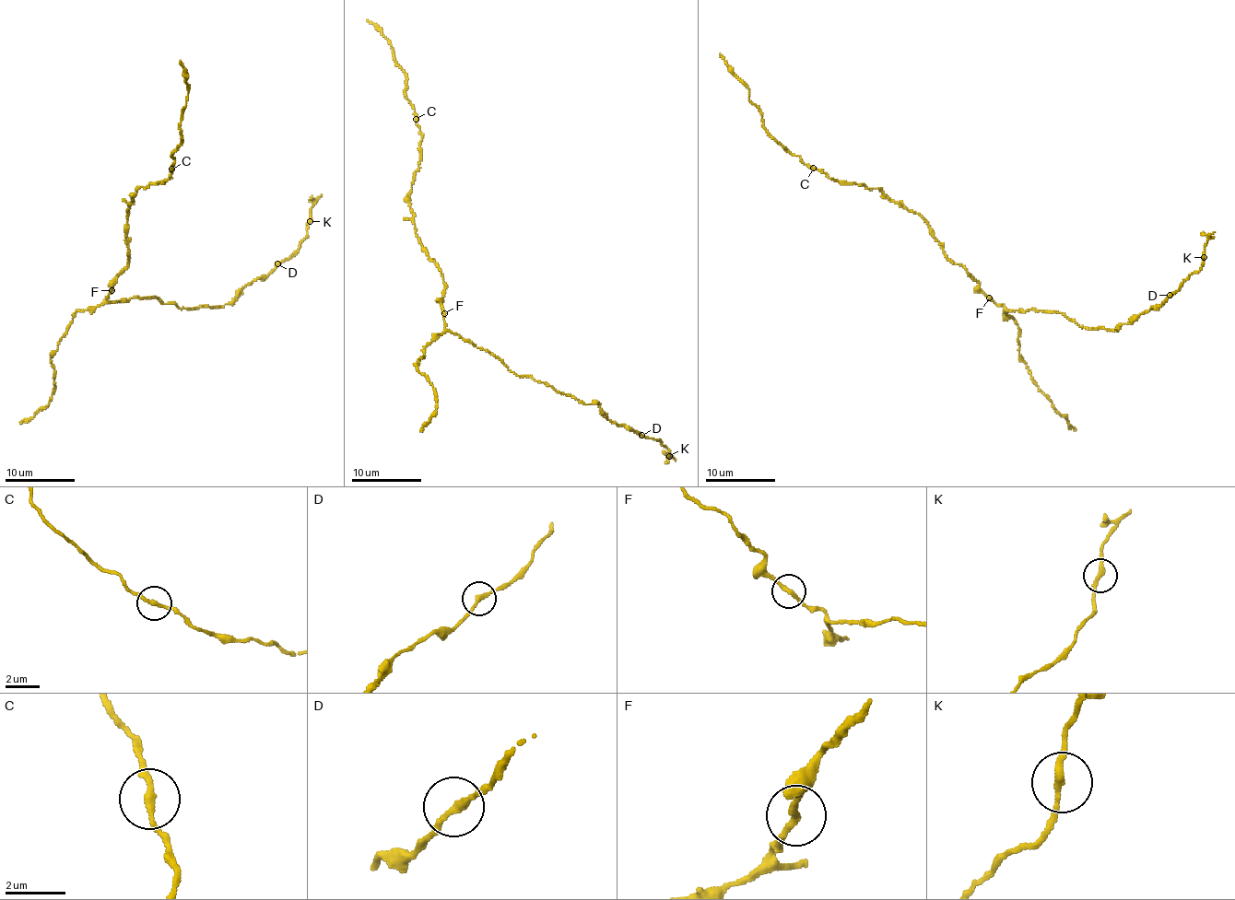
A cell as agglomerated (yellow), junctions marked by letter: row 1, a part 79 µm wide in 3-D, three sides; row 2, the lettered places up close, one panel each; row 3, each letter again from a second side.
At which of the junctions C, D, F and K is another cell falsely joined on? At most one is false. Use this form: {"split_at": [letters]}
{"split_at": ["C"]}

